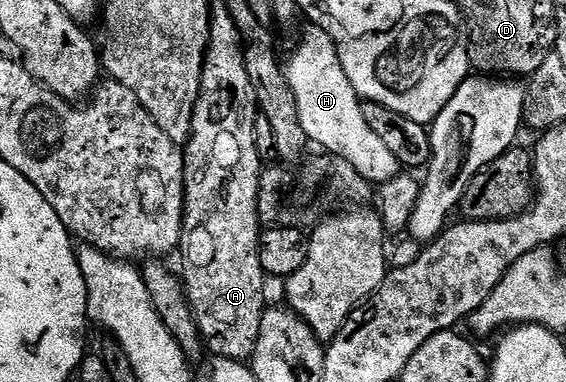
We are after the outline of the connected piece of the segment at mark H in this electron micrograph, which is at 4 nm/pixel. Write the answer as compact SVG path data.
M310 26L310 29L299 38L290 61L287 59L284 67L288 82L292 86L292 94L296 94L296 110L300 114L300 126L304 126L304 134L311 145L319 144L322 147L319 149L323 153L344 158L344 162L356 166L358 173L375 186L381 186L400 175L396 154L392 154L392 150L388 150L388 146L384 146L384 141L374 133L372 126L368 126L368 121L364 119L363 101L344 74L332 38L321 26Z

